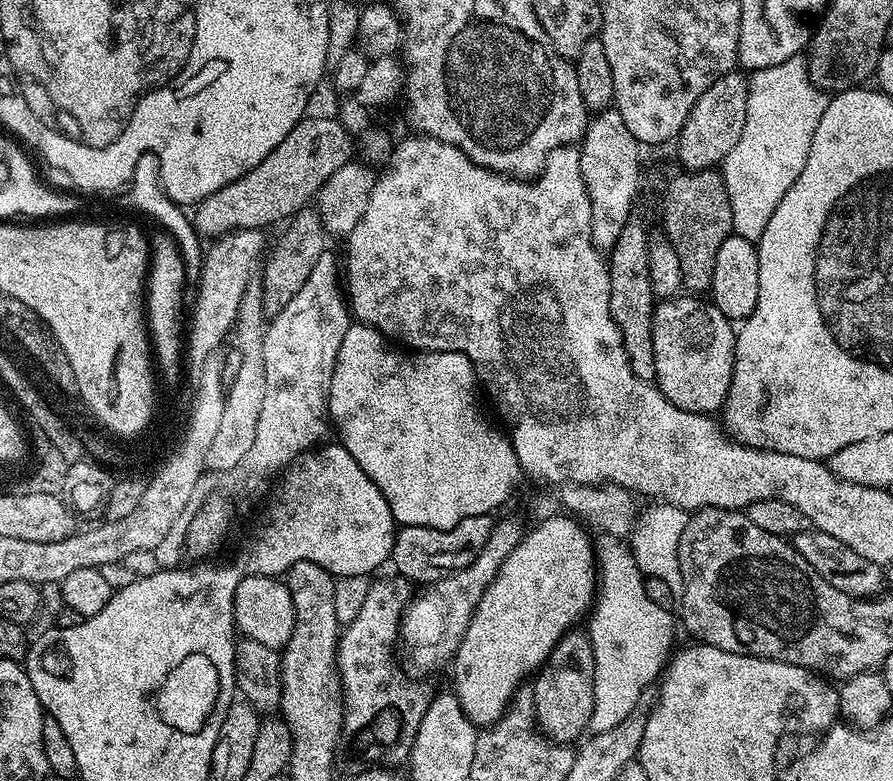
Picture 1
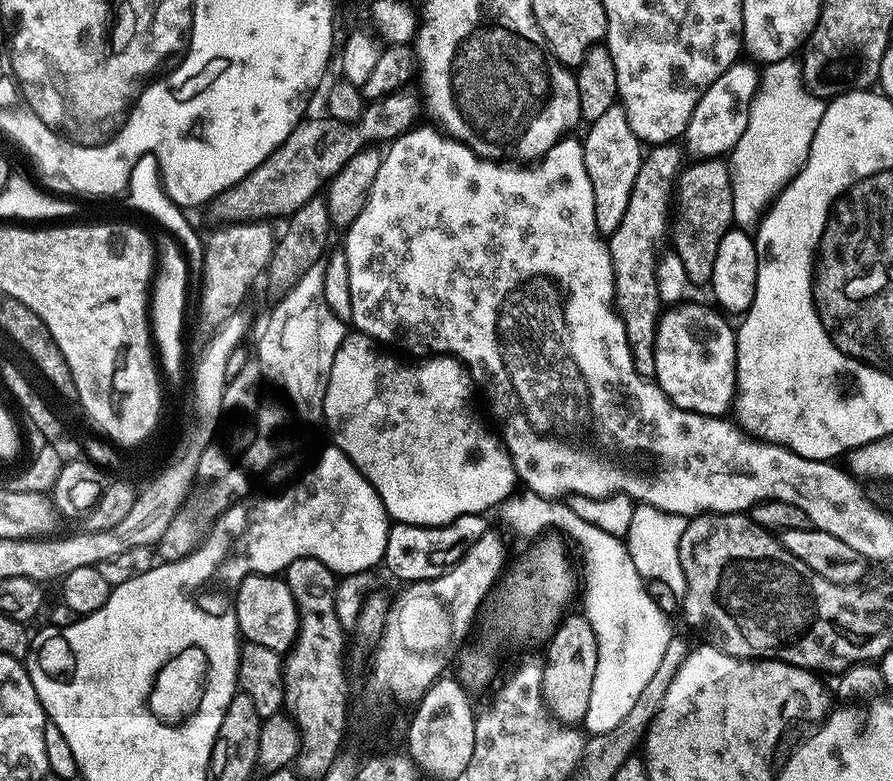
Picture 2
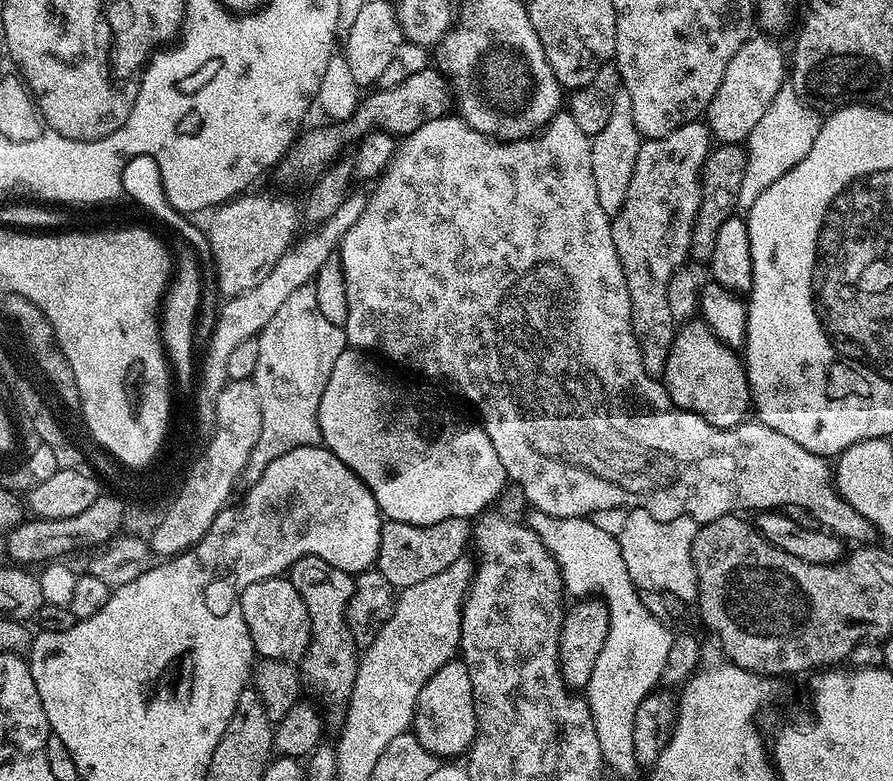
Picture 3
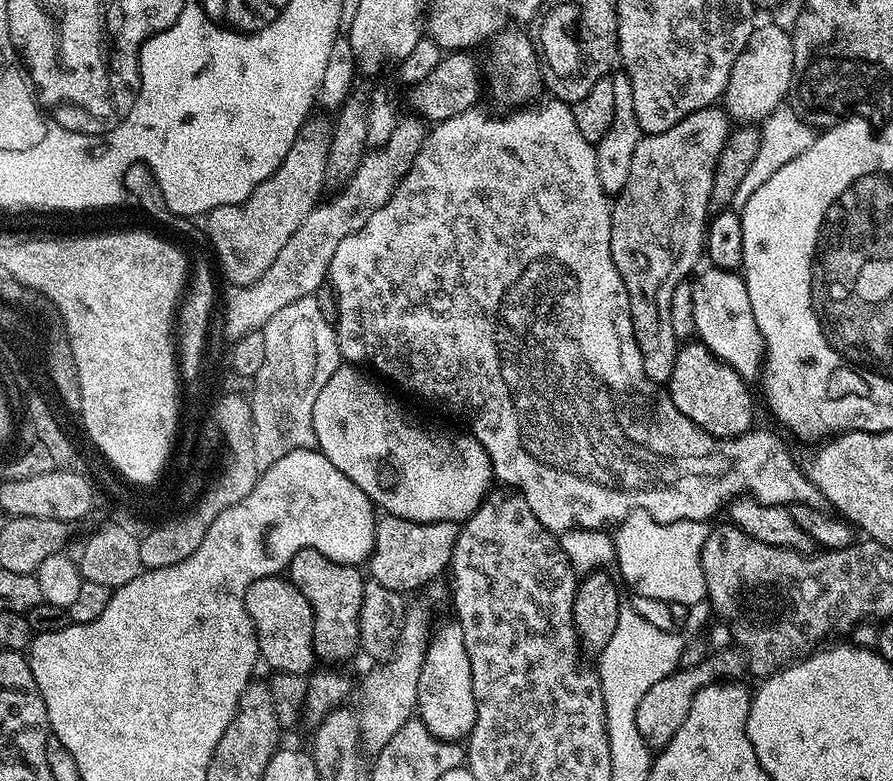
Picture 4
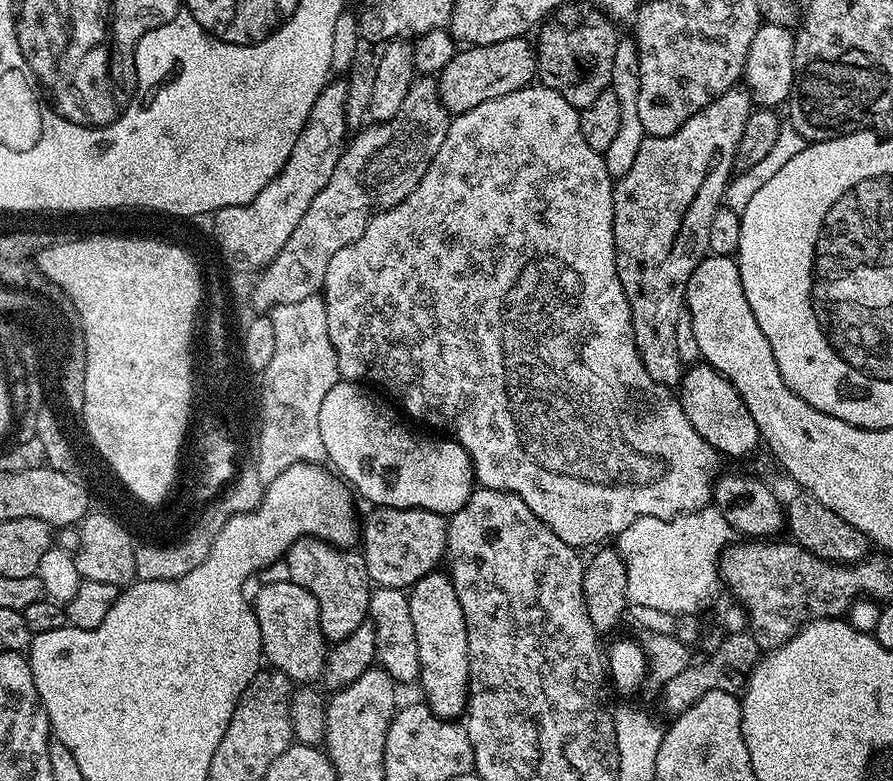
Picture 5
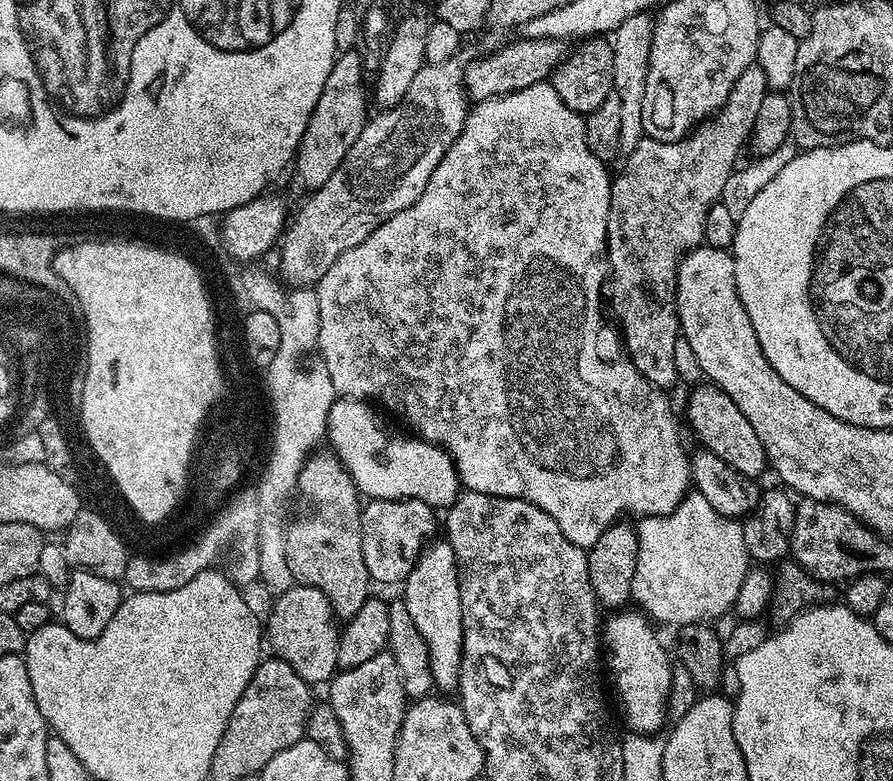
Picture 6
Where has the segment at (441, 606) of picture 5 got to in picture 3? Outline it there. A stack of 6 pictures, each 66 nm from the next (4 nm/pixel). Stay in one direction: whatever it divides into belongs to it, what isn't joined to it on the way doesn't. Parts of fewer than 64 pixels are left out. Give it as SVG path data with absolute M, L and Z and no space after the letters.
M453 658L444 664L422 686L418 696L414 731L418 742L437 758L463 757L476 737L476 703L472 697L470 672L463 659Z

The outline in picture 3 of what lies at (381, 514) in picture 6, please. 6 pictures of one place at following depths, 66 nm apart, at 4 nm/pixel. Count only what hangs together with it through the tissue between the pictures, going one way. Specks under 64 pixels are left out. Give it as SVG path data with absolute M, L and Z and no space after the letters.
M446 518L437 524L407 524L397 520L388 520L380 526L380 549L376 555L375 567L379 568L382 578L390 582L393 589L401 590L416 582L425 581L439 571L446 570L456 559L469 551L473 525L465 518Z

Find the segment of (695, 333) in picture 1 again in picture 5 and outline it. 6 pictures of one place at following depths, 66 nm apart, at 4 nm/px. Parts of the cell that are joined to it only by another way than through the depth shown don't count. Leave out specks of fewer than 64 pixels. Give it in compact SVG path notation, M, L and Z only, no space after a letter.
M697 362L685 371L680 379L678 399L686 418L690 418L690 426L723 457L748 456L756 447L761 447L758 426L754 426L754 418L750 418L738 390L708 364Z

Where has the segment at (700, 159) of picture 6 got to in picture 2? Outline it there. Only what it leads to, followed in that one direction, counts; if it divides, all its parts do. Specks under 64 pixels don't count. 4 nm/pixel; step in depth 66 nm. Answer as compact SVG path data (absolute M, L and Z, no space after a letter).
M676 142L657 144L643 153L638 178L634 178L634 190L630 190L630 206L626 206L626 214L622 214L618 230L611 232L606 240L616 275L616 308L626 326L634 366L637 374L649 378L656 374L656 331L662 315L656 281L658 256L655 252L670 232L670 213L682 171L679 147L681 145Z

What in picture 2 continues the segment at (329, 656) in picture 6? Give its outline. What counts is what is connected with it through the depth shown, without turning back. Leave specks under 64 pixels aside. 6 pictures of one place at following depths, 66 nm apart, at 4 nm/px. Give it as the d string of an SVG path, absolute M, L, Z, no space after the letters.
M279 575L247 576L236 588L236 617L241 637L247 643L266 646L266 650L274 650L281 654L287 653L291 649L300 632L300 611L296 608L294 594L290 594L287 579L281 578Z

